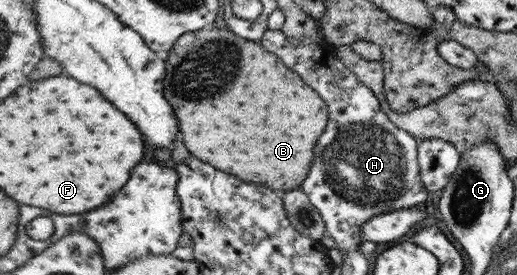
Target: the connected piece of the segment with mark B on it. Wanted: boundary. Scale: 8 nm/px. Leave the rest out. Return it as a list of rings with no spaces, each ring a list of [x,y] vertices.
[[[212,28],[210,31],[197,30],[196,33],[186,33],[178,38],[173,48],[169,50],[167,72],[166,94],[168,94],[170,102],[174,102],[174,110],[178,110],[178,120],[180,120],[180,130],[182,130],[180,138],[184,138],[184,144],[192,154],[198,154],[198,158],[206,158],[206,162],[214,162],[214,166],[218,166],[218,170],[230,170],[230,174],[238,174],[238,178],[246,178],[246,182],[256,182],[256,184],[270,186],[272,191],[292,191],[292,188],[302,184],[302,180],[306,178],[306,174],[310,170],[310,164],[314,160],[312,148],[316,146],[318,136],[326,128],[328,108],[326,108],[324,100],[308,84],[304,84],[302,78],[296,72],[292,72],[290,68],[286,68],[282,64],[282,58],[278,57],[276,53],[264,50],[264,46],[261,44],[242,38],[228,28]]]

